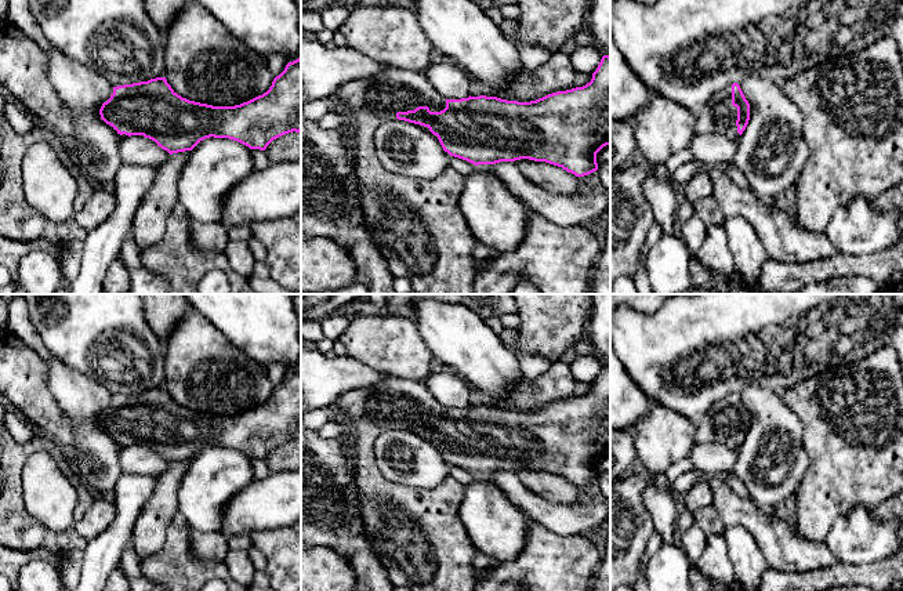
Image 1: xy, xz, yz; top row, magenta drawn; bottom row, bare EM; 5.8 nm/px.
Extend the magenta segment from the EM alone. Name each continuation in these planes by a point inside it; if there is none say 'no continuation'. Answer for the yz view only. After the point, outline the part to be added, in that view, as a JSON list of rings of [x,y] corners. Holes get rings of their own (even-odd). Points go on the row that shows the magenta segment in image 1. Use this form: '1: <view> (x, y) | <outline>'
1: yz (718, 115) | [[[732,84],[715,93],[699,110],[696,117],[696,133],[717,133],[737,141],[737,108],[732,105]]]

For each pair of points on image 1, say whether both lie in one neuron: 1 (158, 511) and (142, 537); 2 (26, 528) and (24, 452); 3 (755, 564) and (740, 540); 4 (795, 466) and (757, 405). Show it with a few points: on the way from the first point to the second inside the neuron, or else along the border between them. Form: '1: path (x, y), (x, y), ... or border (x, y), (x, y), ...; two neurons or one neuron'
1: path (155, 518), (149, 530); one neuron
2: path (14, 508), (14, 471); one neuron
3: path (750, 558), (742, 546); one neuron
4: path (780, 452), (768, 432), (768, 420); one neuron

